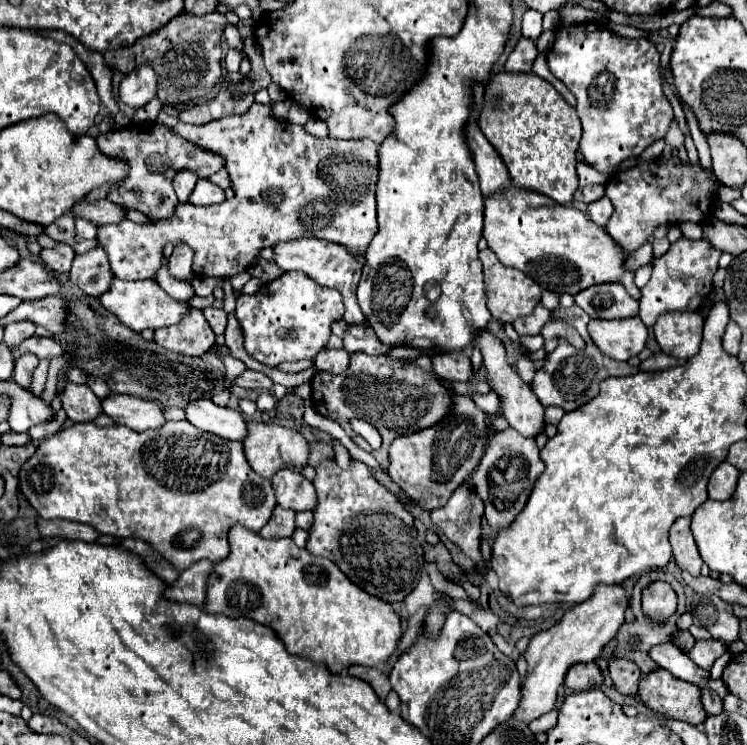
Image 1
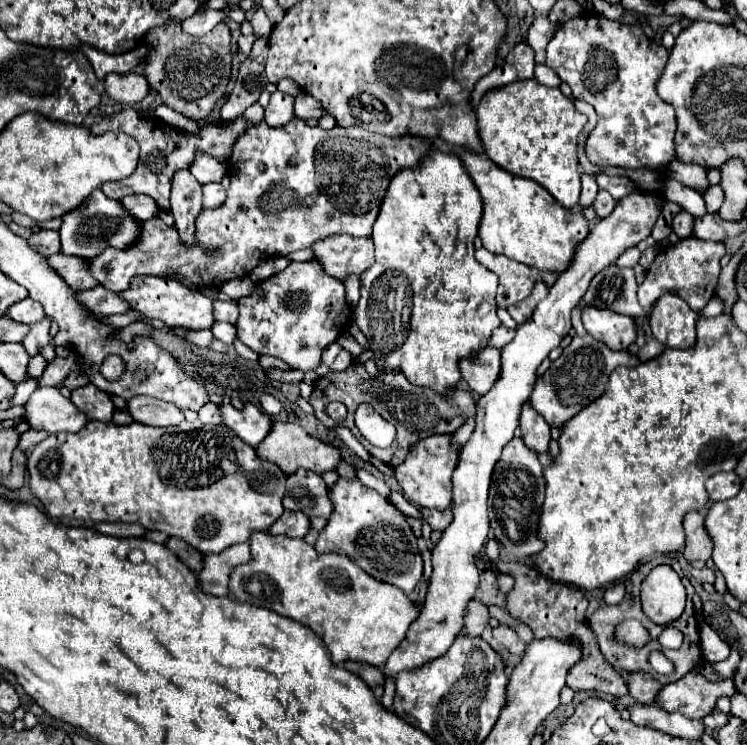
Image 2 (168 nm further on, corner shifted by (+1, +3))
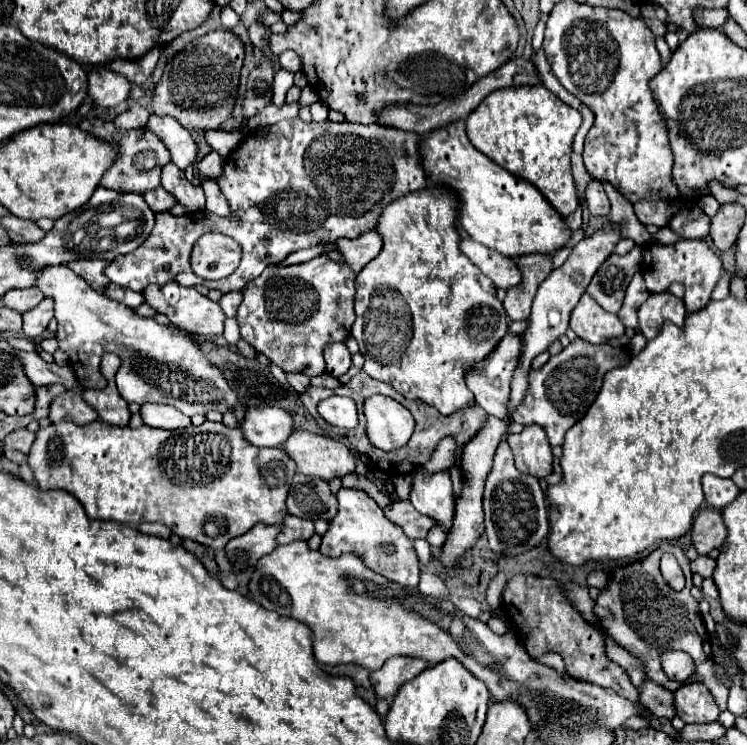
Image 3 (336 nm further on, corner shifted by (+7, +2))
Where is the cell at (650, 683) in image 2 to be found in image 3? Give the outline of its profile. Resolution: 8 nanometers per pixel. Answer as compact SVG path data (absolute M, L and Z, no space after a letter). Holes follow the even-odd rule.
M646 681L640 687L640 701L656 717L666 717L666 719L676 717L676 711L674 711L674 693L666 691L658 683Z

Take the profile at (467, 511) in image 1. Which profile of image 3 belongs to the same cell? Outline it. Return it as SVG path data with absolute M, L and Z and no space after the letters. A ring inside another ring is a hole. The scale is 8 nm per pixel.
M394 501L388 509L384 509L384 515L396 523L410 539L422 539L434 525L438 525L434 519L416 511L410 501Z

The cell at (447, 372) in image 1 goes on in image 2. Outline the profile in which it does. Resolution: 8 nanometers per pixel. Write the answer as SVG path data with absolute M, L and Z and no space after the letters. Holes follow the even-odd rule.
M484 348L474 358L462 358L458 362L462 378L476 394L486 394L498 378L500 372L500 350L498 348Z

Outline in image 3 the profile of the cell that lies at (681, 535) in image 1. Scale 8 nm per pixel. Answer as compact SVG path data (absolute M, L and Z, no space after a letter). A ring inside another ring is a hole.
M700 509L692 525L692 543L696 545L698 553L704 555L704 553L710 553L712 549L718 549L724 543L726 535L728 533L720 511Z

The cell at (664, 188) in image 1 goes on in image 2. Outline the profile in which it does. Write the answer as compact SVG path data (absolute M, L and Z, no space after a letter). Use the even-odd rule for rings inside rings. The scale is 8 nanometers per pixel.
M628 194L626 198L618 200L614 212L600 222L596 222L588 234L588 238L578 246L574 256L574 266L570 266L564 274L558 276L556 284L552 286L546 300L542 300L532 318L516 328L516 336L502 348L502 370L498 382L492 386L488 394L484 394L476 404L476 428L472 438L462 446L460 460L454 470L454 520L444 530L440 542L432 550L432 576L430 586L426 592L424 606L420 616L410 626L410 634L402 640L402 646L390 654L384 672L396 676L402 670L412 670L422 666L438 656L442 656L458 632L462 630L462 616L468 602L474 598L478 588L478 570L474 564L474 556L486 544L488 538L488 488L494 464L498 462L502 448L512 440L514 430L518 426L520 408L528 402L534 382L536 382L536 368L540 362L550 354L552 348L560 344L560 340L570 330L570 312L576 308L590 284L590 280L604 268L616 262L616 258L636 246L640 240L648 238L652 232L654 222L660 216L662 198L658 194Z

